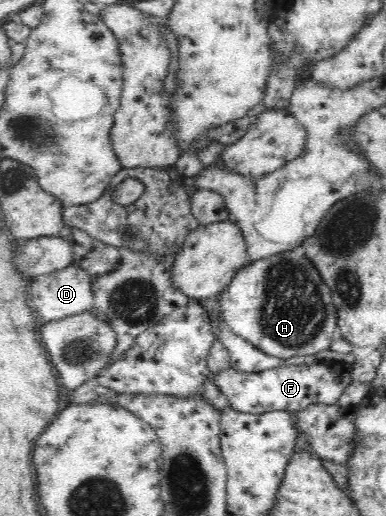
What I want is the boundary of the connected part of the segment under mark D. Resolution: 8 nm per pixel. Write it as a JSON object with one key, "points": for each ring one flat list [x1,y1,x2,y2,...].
{"points":[[74,263,63,270,55,273,44,274,43,277,36,277,34,282,30,284,30,300,32,300,32,308,36,310,36,330,40,330,46,322,60,320,75,316,94,312,94,295,92,292,92,280,86,270]]}

